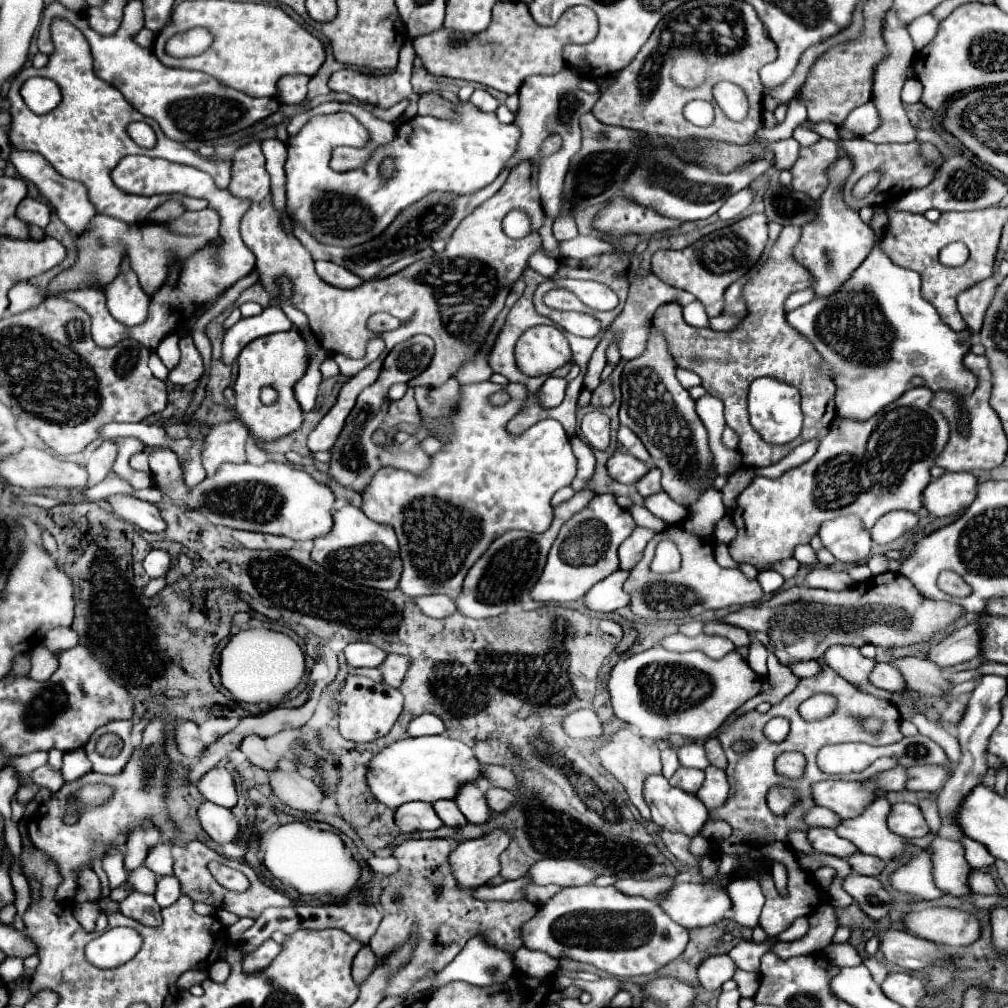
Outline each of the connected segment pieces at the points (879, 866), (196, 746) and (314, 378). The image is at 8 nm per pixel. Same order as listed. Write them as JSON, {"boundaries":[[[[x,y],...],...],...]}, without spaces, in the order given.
{"boundaries":[[[[856,851],[852,855],[846,857],[846,861],[850,863],[852,871],[858,873],[858,875],[878,875],[882,869],[884,869],[884,861],[874,857],[874,855],[866,855],[862,851]]],[[[176,719],[176,725],[174,725],[174,741],[178,745],[178,751],[190,759],[198,759],[202,749],[206,747],[202,741],[200,741],[200,735],[198,735],[198,727],[192,723],[192,721],[186,721],[186,719]]],[[[320,349],[320,351],[316,353],[316,357],[310,361],[310,367],[308,367],[308,371],[304,373],[304,377],[294,385],[296,401],[300,403],[300,409],[302,409],[304,413],[312,411],[312,407],[314,407],[314,403],[316,403],[318,385],[320,385],[320,379],[322,379],[322,375],[320,375],[320,363],[322,363],[326,357],[328,357],[326,351]]]]}

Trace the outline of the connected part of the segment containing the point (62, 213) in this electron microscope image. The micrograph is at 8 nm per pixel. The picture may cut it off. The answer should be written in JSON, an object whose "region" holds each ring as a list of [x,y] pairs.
{"region":[[[10,145],[10,163],[16,167],[16,171],[20,173],[22,179],[28,179],[28,181],[36,183],[40,193],[52,203],[52,207],[56,209],[60,221],[68,227],[68,231],[70,231],[70,235],[74,239],[78,239],[78,235],[84,235],[86,227],[92,221],[92,215],[96,215],[96,207],[90,203],[84,183],[62,177],[42,155],[34,153],[34,151],[22,151],[22,149],[14,147],[14,145]]]}

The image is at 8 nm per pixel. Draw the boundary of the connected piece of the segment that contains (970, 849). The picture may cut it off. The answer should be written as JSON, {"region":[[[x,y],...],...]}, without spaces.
{"region":[[[970,837],[960,839],[960,843],[962,843],[964,851],[966,851],[966,861],[968,861],[968,865],[972,869],[984,869],[984,867],[990,867],[994,863],[994,857],[990,855],[990,851],[982,843],[978,843],[978,841],[970,839]]]}

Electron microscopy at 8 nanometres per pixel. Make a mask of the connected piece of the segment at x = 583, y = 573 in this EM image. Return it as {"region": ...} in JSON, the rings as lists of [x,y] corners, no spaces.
{"region":[[[596,495],[588,507],[578,511],[562,525],[560,535],[548,553],[546,567],[532,589],[532,597],[542,603],[568,603],[582,599],[592,589],[592,585],[620,567],[616,551],[620,543],[630,537],[634,527],[634,519],[626,509],[614,503],[614,495]]]}

